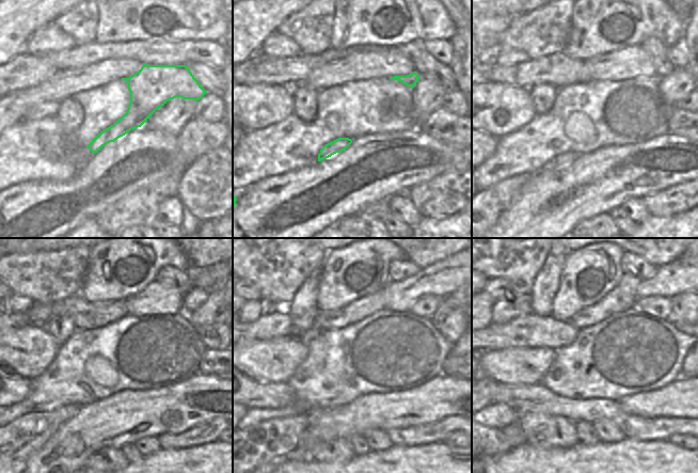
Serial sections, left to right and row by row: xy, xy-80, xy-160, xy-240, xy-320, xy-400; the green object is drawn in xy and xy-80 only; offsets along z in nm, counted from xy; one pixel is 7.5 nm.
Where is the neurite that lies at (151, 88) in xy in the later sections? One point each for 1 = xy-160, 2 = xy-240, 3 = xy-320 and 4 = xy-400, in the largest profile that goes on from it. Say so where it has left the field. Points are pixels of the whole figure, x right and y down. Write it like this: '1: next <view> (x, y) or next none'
1: next xy-160 (494, 200)
2: next xy-240 (15, 442)
3: next xy-320 (271, 440)
4: next xy-400 (513, 434)

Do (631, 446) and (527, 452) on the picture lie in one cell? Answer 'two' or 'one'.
one

